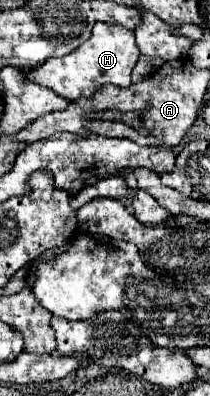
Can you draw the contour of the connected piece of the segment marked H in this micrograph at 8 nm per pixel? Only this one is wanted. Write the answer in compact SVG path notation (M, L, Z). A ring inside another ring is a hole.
M95 23L93 33L89 41L85 41L81 47L77 47L73 53L57 59L45 61L41 67L27 73L27 79L53 89L61 97L75 101L81 97L91 97L97 87L105 83L113 83L117 87L129 87L131 85L131 69L135 67L139 59L139 49L135 45L135 35L131 29L125 29L121 25L109 25L109 23Z

